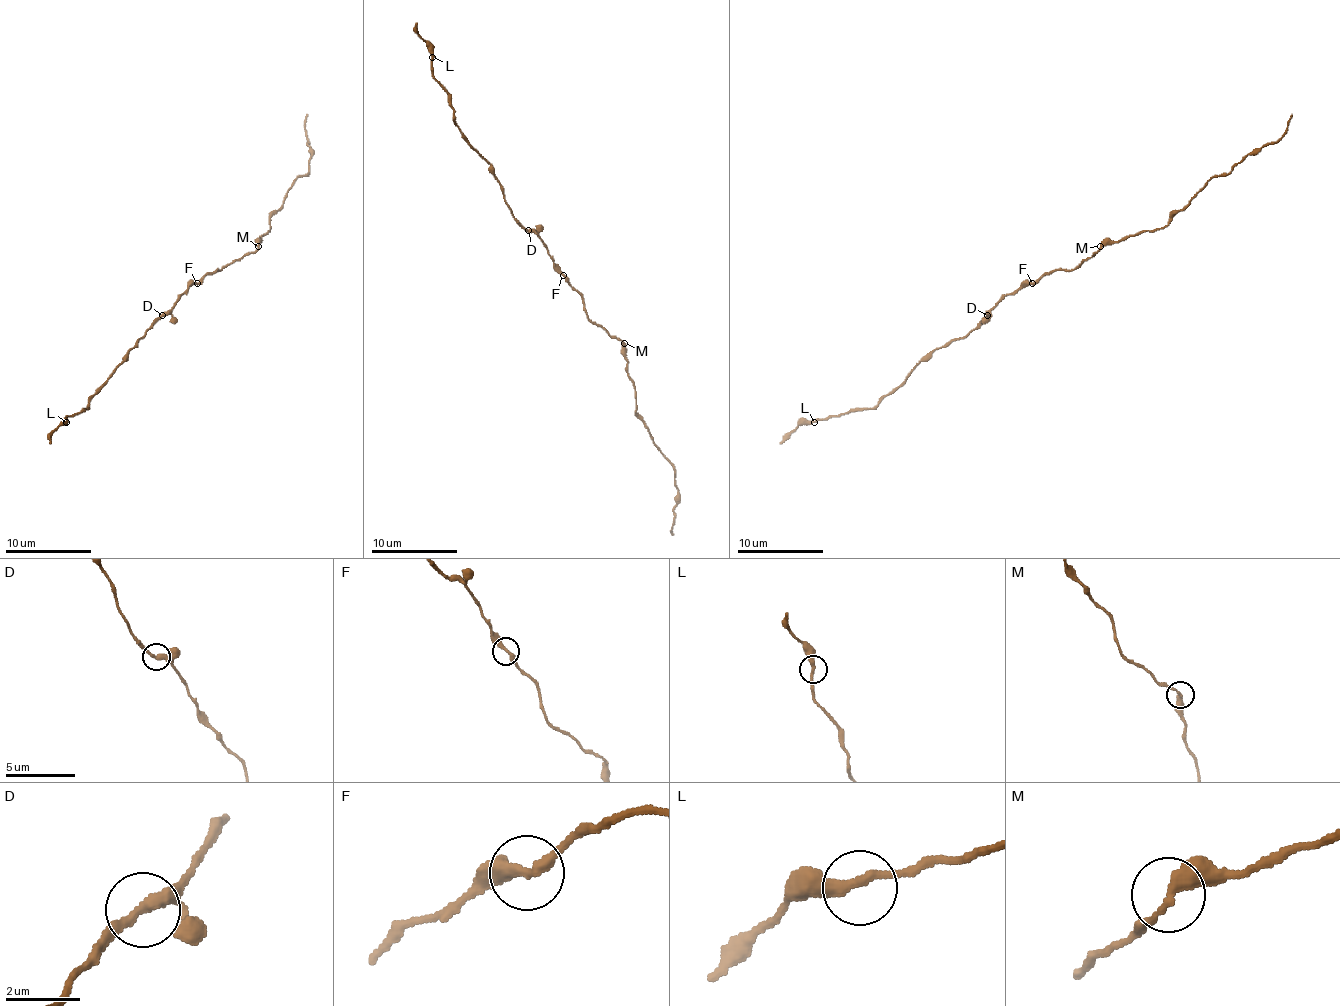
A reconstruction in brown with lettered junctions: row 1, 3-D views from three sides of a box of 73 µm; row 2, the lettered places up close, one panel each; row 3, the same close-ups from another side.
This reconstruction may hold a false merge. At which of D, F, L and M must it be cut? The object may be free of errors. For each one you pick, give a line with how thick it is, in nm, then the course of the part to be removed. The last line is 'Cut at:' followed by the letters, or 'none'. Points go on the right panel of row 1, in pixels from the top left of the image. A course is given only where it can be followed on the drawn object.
Cut at: none

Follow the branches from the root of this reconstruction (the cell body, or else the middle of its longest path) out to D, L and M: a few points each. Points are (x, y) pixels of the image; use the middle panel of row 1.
D: (569, 280), (550, 256), (545, 243), (528, 230)
L: (569, 280), (545, 243), (507, 207), (494, 171), (464, 138), (454, 119), (451, 96), (432, 74), (432, 57)
M: (569, 280), (569, 284), (582, 297), (586, 316), (625, 344)

